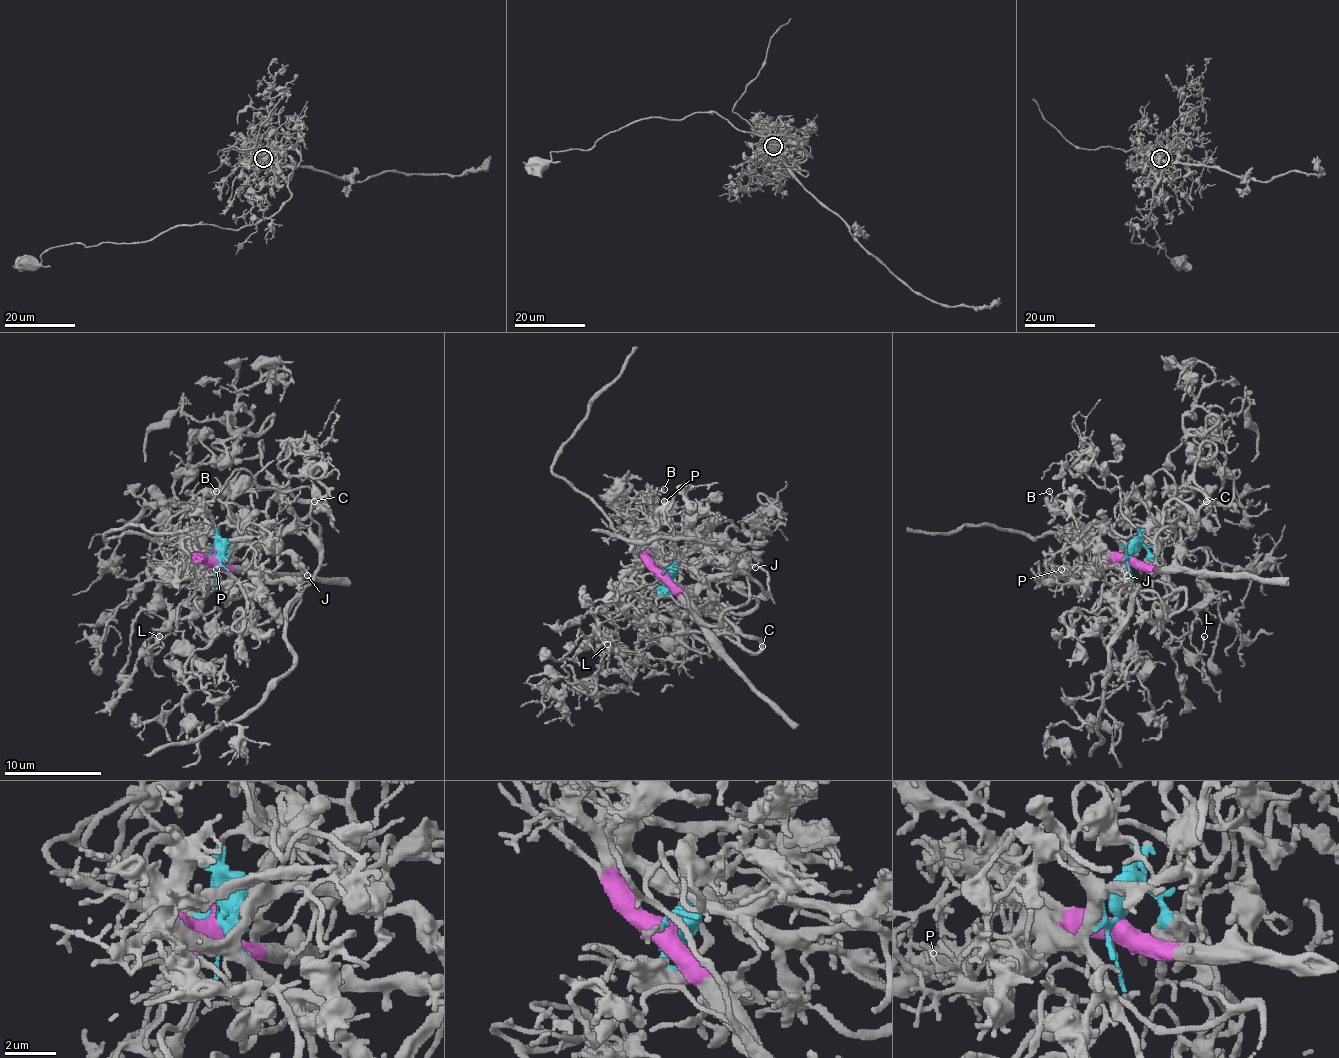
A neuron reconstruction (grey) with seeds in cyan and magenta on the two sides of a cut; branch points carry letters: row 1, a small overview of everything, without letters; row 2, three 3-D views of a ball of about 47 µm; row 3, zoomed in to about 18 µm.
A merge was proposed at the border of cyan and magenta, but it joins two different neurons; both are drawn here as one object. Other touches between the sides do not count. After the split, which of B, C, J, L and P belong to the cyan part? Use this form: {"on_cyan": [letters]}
{"on_cyan": ["C", "L"]}

